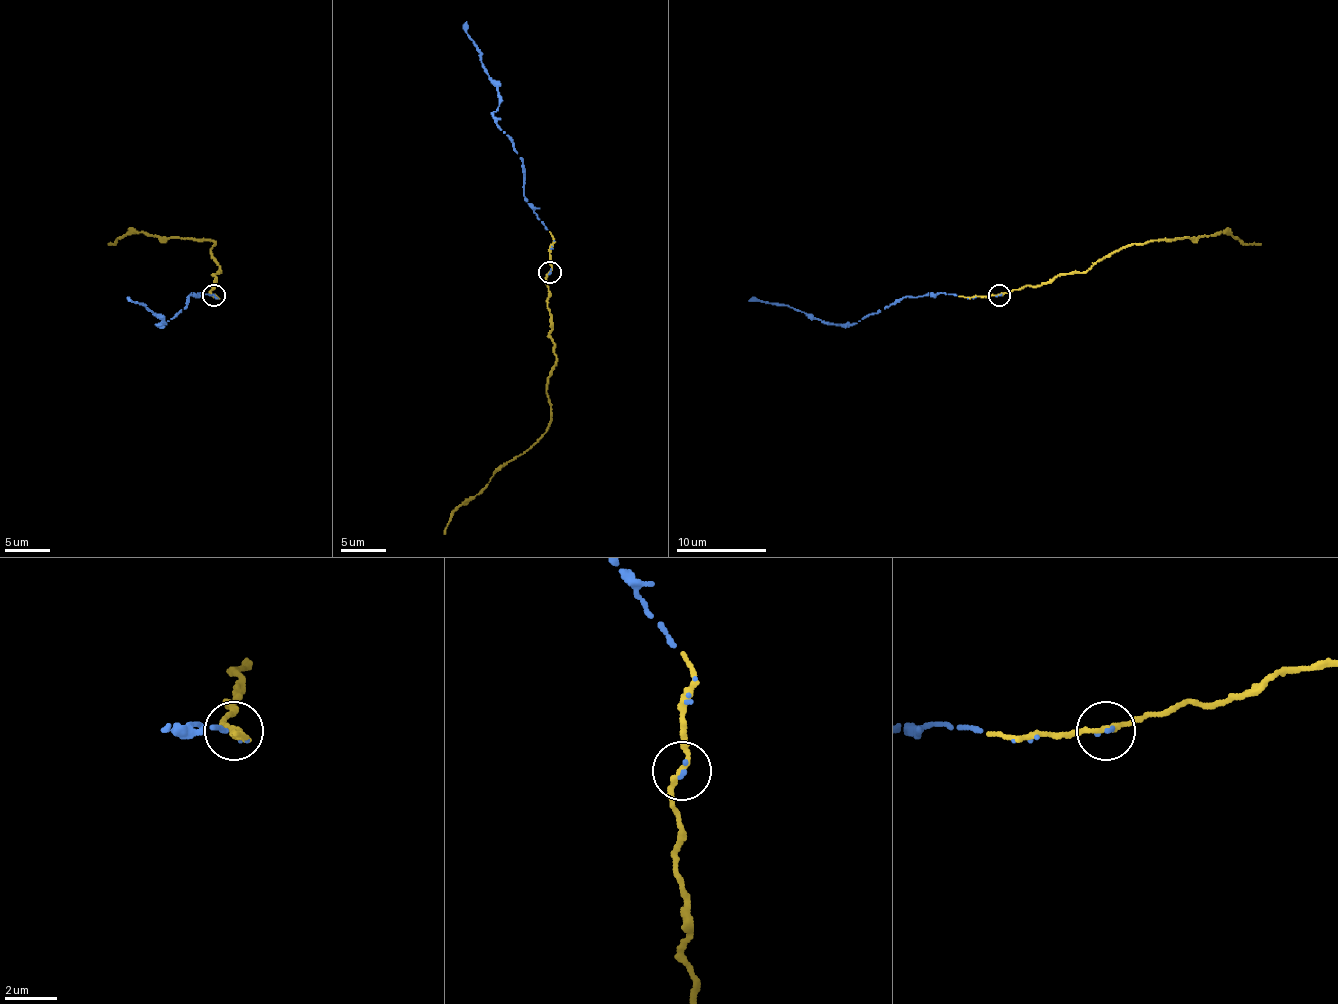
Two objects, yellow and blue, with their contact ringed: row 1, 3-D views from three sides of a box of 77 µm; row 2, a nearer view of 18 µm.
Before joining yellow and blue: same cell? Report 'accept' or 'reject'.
accept

